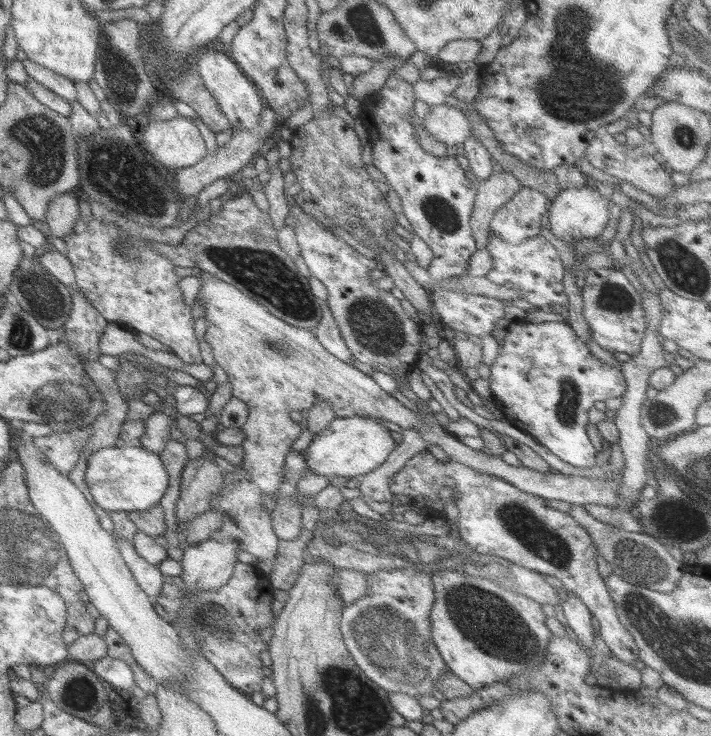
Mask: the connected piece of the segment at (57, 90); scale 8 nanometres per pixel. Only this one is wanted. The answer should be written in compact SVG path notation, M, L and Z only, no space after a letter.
M23 59L21 64L23 65L25 75L27 75L30 80L39 83L67 102L76 100L75 85L69 78L59 76L59 74L47 70L47 68L41 68L38 64L27 59Z

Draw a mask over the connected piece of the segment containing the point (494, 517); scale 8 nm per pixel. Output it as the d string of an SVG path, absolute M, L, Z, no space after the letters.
M427 449L412 456L391 477L389 490L394 495L410 496L412 500L421 496L427 506L438 498L440 488L452 488L452 492L459 496L457 501L453 501L459 518L455 526L460 540L470 552L497 556L539 575L546 574L560 580L561 586L567 592L572 592L587 607L595 623L595 631L609 648L612 657L632 666L637 658L637 649L632 636L619 622L607 587L597 573L597 550L587 531L567 513L546 506L542 498L525 494L503 479L481 474L462 463L452 460L441 463L425 451Z

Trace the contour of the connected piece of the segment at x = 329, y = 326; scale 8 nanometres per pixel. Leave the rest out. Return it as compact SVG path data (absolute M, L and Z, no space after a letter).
M321 302L320 308L321 320L315 326L315 339L331 356L351 365L353 358L350 357L347 346L345 346L345 343L339 337L339 331L337 331L337 326L333 321L330 311L323 302Z

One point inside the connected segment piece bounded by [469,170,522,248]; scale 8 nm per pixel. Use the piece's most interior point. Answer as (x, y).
(499, 186)

